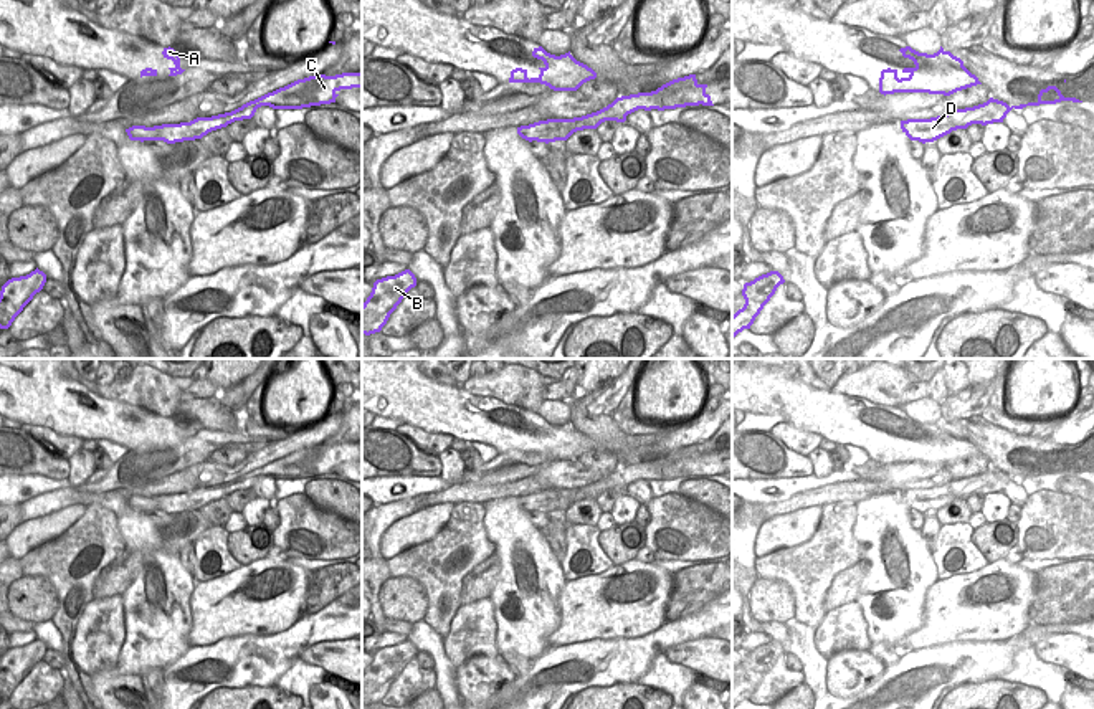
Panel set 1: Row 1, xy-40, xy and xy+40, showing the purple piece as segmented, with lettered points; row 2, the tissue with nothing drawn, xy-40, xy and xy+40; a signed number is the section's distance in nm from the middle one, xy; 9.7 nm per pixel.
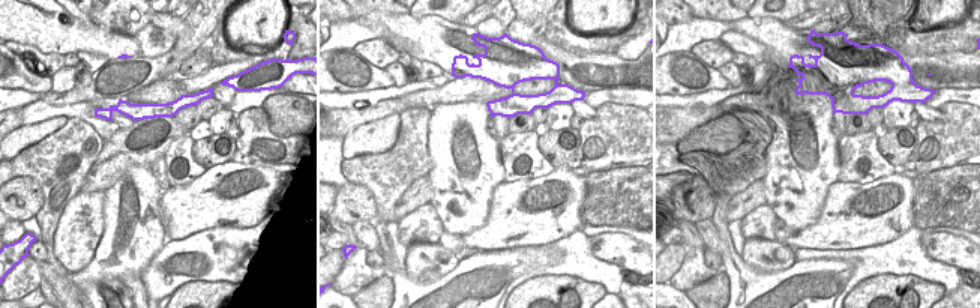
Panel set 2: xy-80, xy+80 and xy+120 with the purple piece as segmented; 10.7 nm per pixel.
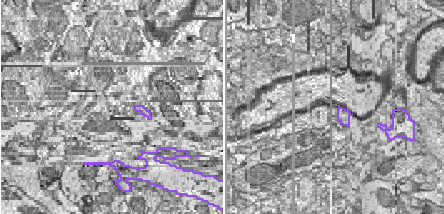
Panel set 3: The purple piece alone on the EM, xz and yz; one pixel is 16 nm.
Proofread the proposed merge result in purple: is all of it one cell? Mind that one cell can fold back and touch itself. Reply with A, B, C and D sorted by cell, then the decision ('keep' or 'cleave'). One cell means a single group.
A B C D | keep

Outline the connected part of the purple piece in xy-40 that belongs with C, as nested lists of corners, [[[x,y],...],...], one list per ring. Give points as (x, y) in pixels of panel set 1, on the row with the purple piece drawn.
[[[342,73],[335,76],[314,74],[297,79],[284,88],[268,93],[241,107],[212,116],[197,117],[190,122],[162,124],[154,127],[132,126],[126,129],[131,140],[164,140],[167,144],[202,139],[212,131],[226,127],[235,121],[251,119],[258,107],[269,106],[273,109],[302,109],[311,106],[335,102],[340,89],[362,88],[360,73]]]

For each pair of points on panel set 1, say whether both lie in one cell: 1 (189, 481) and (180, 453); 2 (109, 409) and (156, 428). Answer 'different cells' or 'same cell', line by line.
1: different cells
2: different cells

